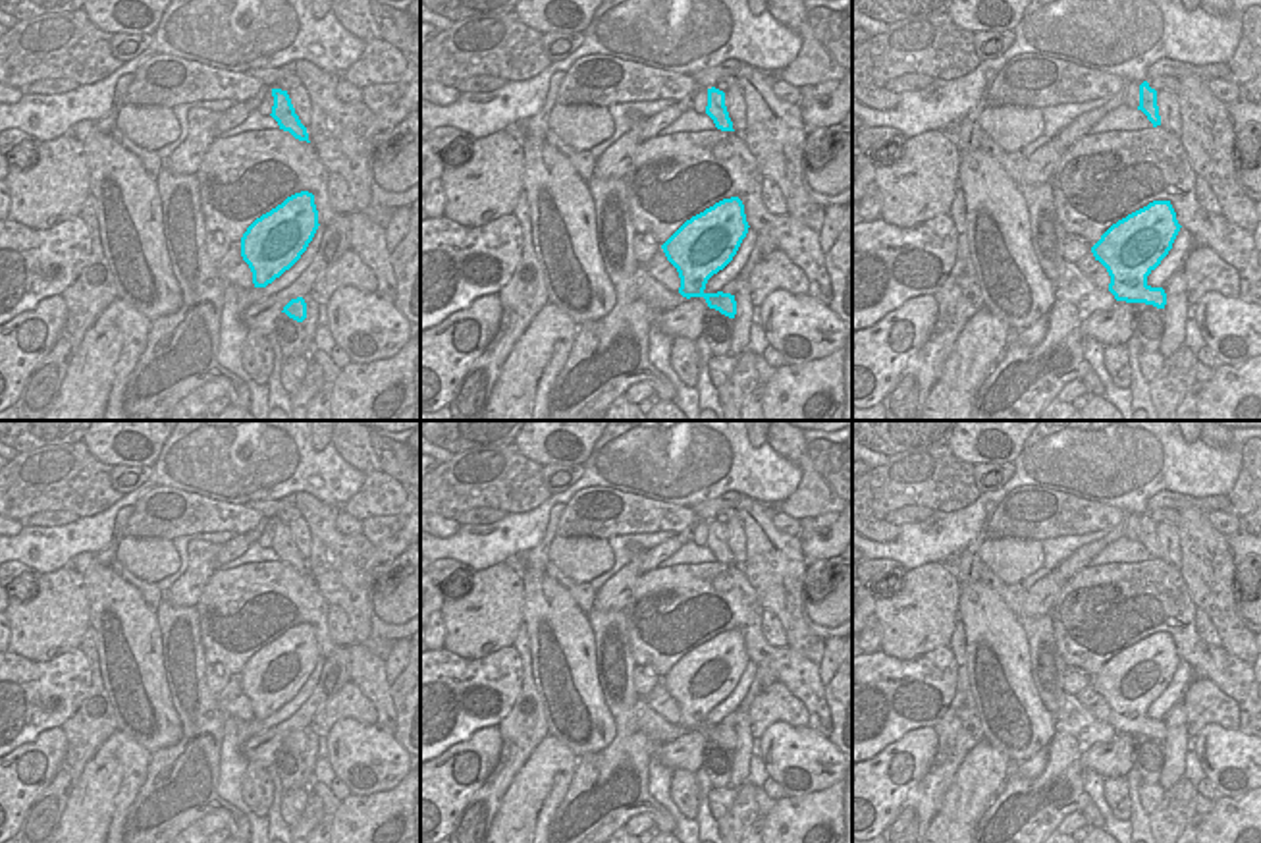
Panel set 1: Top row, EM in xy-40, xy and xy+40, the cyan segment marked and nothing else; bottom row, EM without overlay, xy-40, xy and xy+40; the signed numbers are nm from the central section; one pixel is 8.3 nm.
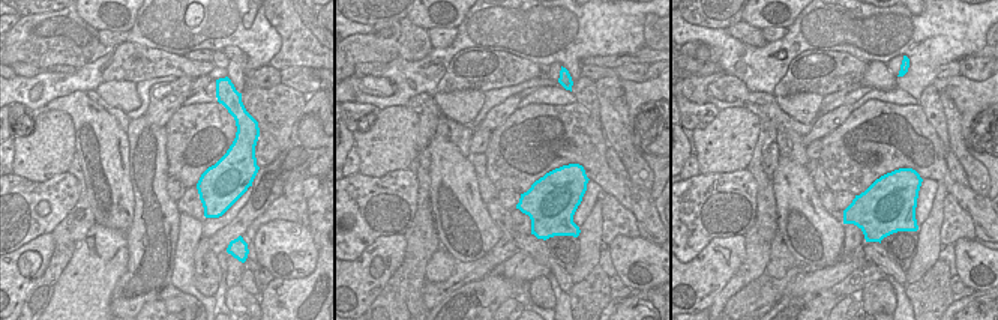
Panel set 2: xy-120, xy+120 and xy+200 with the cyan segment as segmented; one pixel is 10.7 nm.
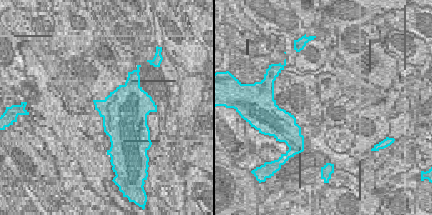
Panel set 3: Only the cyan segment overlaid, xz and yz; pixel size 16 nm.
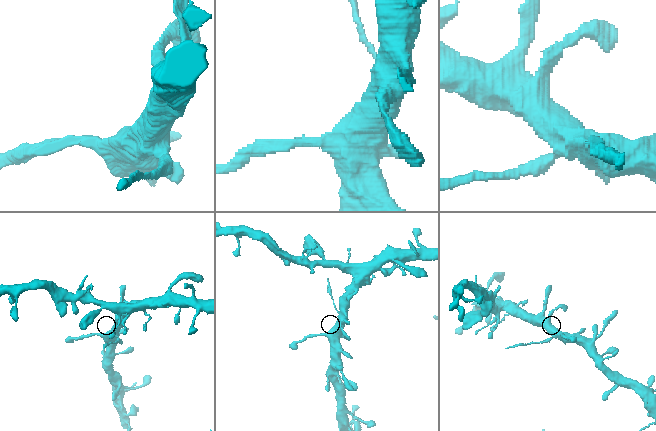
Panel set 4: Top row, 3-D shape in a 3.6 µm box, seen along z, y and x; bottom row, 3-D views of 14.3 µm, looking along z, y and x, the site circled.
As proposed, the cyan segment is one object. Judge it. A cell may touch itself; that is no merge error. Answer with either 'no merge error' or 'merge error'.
merge error

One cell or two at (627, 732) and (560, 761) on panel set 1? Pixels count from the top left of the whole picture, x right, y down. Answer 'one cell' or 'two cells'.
two cells

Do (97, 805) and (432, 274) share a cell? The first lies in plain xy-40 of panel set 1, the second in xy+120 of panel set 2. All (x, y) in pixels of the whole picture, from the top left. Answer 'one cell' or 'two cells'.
one cell

